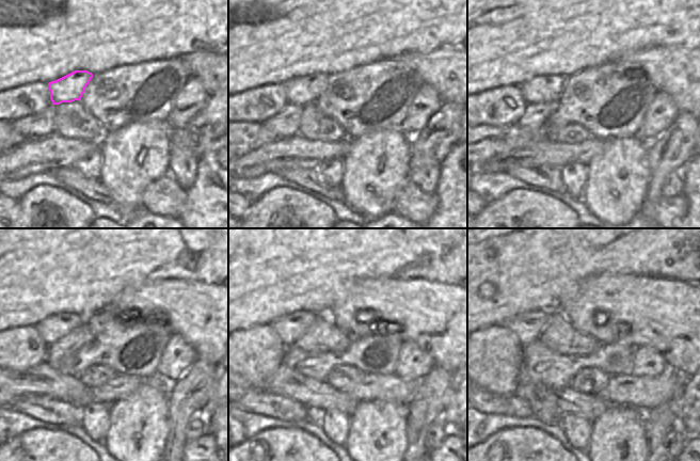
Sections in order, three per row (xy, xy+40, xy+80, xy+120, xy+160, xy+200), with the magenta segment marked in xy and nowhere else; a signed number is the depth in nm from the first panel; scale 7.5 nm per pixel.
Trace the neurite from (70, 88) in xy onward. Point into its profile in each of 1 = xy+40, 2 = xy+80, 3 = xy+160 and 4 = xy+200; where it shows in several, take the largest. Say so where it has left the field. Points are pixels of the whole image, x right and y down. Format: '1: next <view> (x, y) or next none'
1: next xy+40 (301, 91)
2: next xy+80 (546, 88)
3: next xy+160 (290, 328)
4: next xy+200 (527, 327)

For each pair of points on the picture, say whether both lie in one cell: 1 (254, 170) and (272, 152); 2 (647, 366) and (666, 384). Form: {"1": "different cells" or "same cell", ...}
{"1": "same cell", "2": "different cells"}

